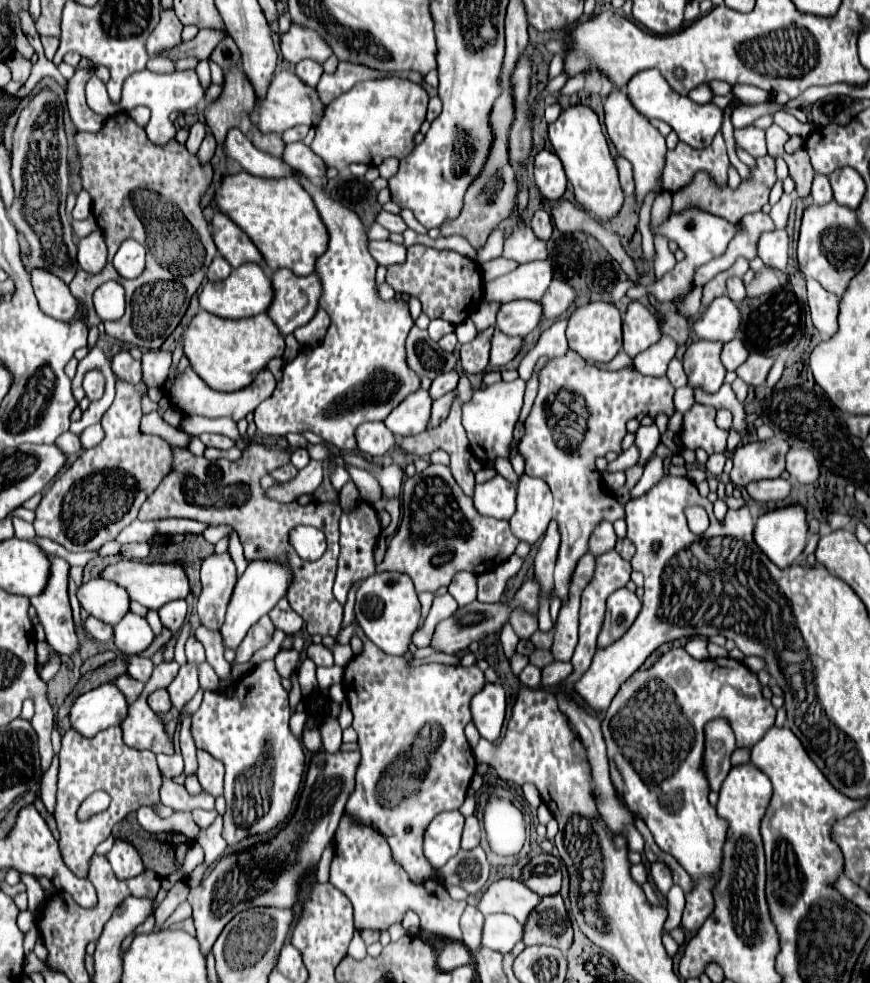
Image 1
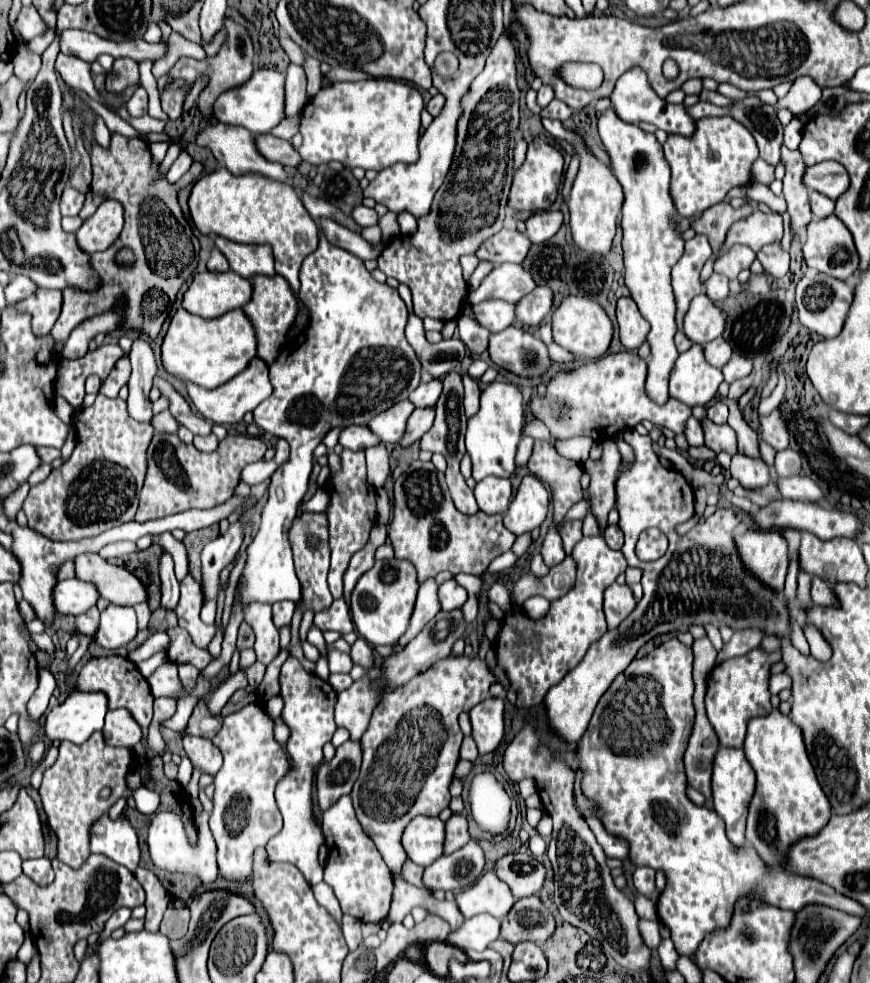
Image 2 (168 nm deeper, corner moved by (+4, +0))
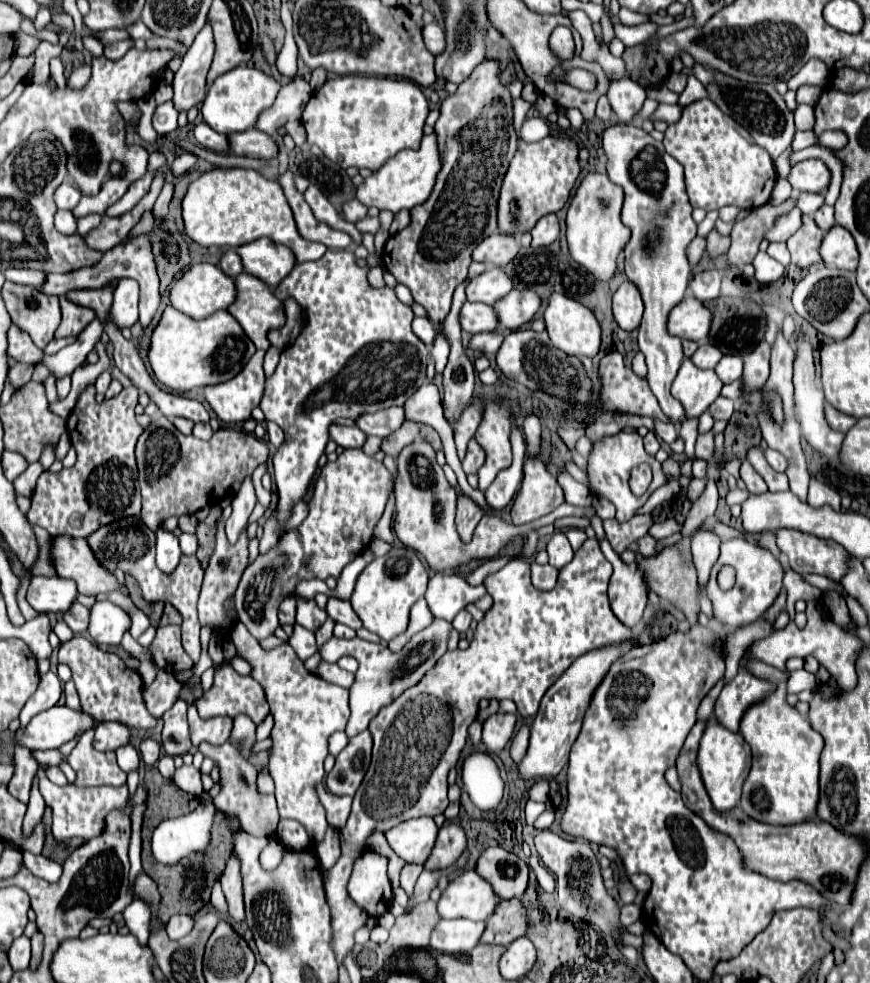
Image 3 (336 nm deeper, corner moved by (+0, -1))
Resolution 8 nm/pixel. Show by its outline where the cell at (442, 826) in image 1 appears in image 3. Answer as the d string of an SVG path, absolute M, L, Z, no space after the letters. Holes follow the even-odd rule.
M420 817L400 823L386 833L390 847L408 863L424 865L434 849L438 837L438 827L432 817Z

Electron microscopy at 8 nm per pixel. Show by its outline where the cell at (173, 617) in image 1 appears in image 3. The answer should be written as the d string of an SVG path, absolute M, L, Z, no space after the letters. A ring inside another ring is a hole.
M158 527L158 531L156 531L158 569L162 569L162 573L174 573L180 557L182 557L182 551L178 547L178 537L174 537L174 533L168 533L162 527Z

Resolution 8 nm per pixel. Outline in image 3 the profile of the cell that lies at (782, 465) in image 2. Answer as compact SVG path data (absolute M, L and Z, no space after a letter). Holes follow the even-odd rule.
M766 449L764 455L766 455L766 461L768 461L776 471L786 471L786 457L782 457L782 453L778 453L776 449Z

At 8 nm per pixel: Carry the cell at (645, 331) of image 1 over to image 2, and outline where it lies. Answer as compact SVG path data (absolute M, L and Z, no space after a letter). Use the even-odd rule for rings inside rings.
M618 298L616 320L620 326L620 340L628 350L636 350L646 340L646 322L632 298Z

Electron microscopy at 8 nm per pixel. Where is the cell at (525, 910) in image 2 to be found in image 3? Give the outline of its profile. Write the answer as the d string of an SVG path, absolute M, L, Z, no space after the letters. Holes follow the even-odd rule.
M520 899L500 901L492 917L486 921L482 943L510 945L518 937L524 937L526 931L528 931L528 917L522 901Z

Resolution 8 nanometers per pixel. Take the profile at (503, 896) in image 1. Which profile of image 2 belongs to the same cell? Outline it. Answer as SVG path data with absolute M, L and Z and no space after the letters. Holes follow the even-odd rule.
M494 872L482 874L472 886L468 886L466 890L460 890L454 896L454 900L464 918L470 918L482 912L494 918L502 918L514 906L514 896L510 888L506 888L506 884L502 884L502 880L494 876Z

